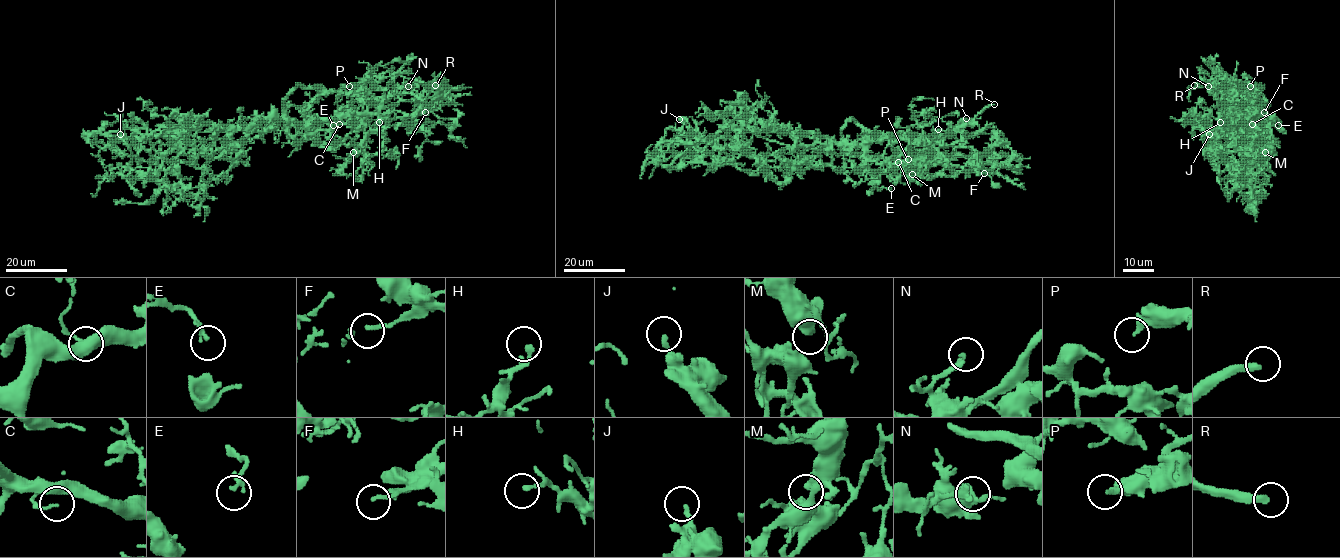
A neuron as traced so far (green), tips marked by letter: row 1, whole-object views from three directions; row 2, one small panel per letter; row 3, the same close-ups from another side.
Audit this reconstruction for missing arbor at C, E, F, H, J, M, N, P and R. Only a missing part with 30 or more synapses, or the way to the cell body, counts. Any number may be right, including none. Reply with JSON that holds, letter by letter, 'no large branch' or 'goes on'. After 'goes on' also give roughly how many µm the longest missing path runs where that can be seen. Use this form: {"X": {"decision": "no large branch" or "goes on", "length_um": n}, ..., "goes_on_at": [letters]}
{"C": {"decision": "no large branch"}, "E": {"decision": "no large branch"}, "F": {"decision": "no large branch"}, "H": {"decision": "no large branch"}, "J": {"decision": "no large branch"}, "M": {"decision": "no large branch"}, "N": {"decision": "no large branch"}, "P": {"decision": "no large branch"}, "R": {"decision": "goes on", "length_um": 40}, "goes_on_at": ["R"]}

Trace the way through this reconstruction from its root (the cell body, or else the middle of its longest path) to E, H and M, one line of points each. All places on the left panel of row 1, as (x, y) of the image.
E: (262, 121), (297, 119), (302, 125), (306, 121), (308, 125), (317, 117), (321, 122), (330, 120), (333, 125)
H: (262, 121), (312, 123), (376, 113), (379, 122)
M: (262, 121), (297, 119), (311, 132), (326, 130), (341, 143), (353, 145), (353, 152)

